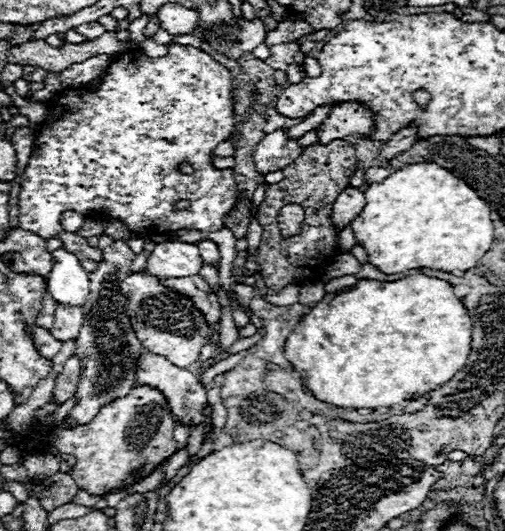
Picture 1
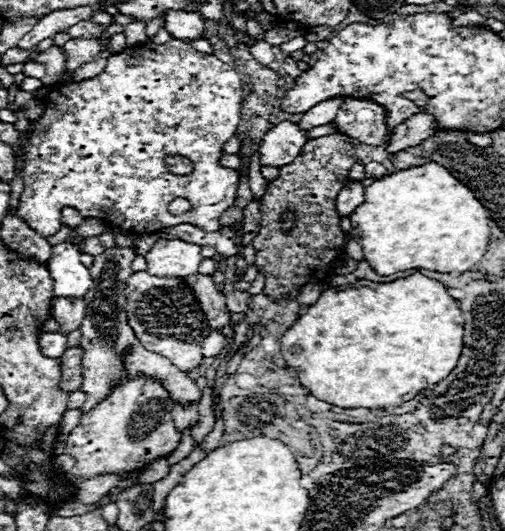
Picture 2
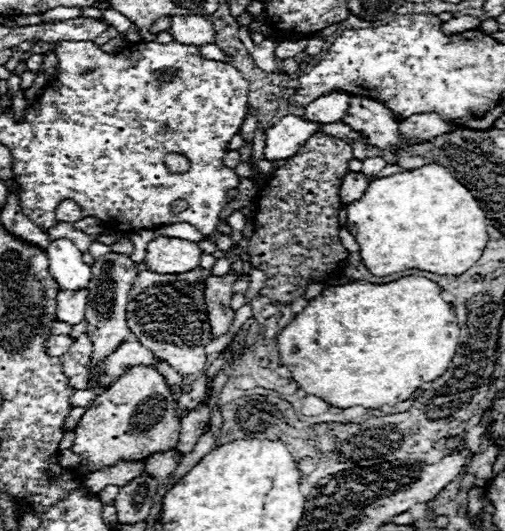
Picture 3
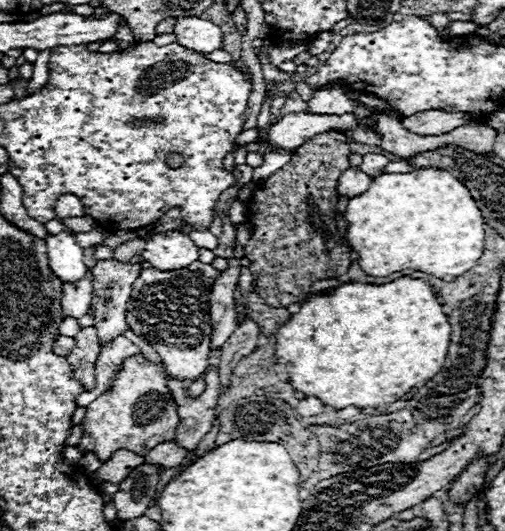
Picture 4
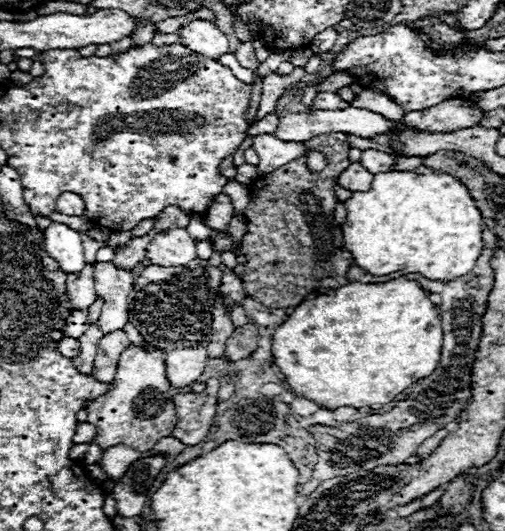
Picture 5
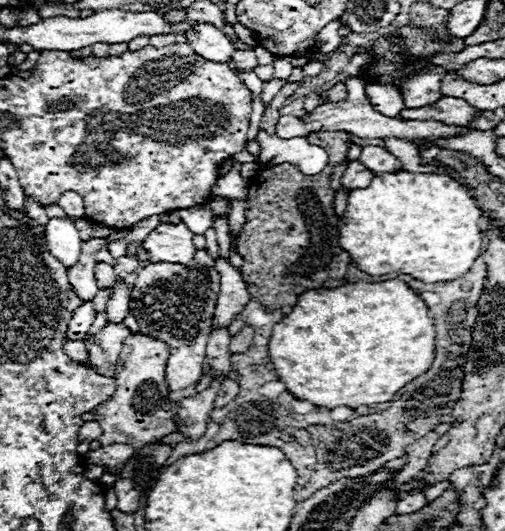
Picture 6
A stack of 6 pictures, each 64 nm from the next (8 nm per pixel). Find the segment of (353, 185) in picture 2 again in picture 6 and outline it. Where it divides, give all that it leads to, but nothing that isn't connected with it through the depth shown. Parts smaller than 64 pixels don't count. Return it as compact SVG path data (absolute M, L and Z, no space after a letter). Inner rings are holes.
M352 160L348 162L348 168L344 170L344 176L342 176L342 188L348 188L348 190L354 190L354 188L366 188L372 180L372 172L358 160Z

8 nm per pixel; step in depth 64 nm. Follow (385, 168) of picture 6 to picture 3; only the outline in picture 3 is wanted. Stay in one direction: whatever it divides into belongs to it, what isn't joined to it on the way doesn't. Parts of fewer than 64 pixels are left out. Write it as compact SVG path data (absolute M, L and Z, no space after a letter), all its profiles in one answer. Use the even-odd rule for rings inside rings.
M376 156L376 158L366 158L364 160L364 164L362 164L362 174L366 174L366 176L376 176L382 168L386 166L386 162L380 158L380 156Z

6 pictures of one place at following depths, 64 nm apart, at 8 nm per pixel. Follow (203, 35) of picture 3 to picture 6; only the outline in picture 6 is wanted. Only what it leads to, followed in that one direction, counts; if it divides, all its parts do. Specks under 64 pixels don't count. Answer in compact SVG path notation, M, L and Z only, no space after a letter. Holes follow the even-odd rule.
M194 24L194 28L186 32L186 42L198 52L198 56L220 64L230 60L236 52L232 40L212 24Z

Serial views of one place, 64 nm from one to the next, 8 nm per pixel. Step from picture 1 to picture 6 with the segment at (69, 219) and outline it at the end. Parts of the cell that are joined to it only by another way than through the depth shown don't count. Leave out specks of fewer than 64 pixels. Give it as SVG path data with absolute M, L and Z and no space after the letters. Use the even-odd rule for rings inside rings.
M70 190L64 192L58 198L58 206L62 206L62 210L72 218L84 218L84 202L82 202L82 196L76 192L70 192Z

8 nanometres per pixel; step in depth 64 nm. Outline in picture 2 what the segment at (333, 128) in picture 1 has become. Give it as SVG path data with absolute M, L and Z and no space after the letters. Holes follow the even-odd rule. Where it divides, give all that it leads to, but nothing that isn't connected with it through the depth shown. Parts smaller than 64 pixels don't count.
M346 100L334 124L344 134L372 146L386 146L392 136L386 124L386 110L372 100Z

